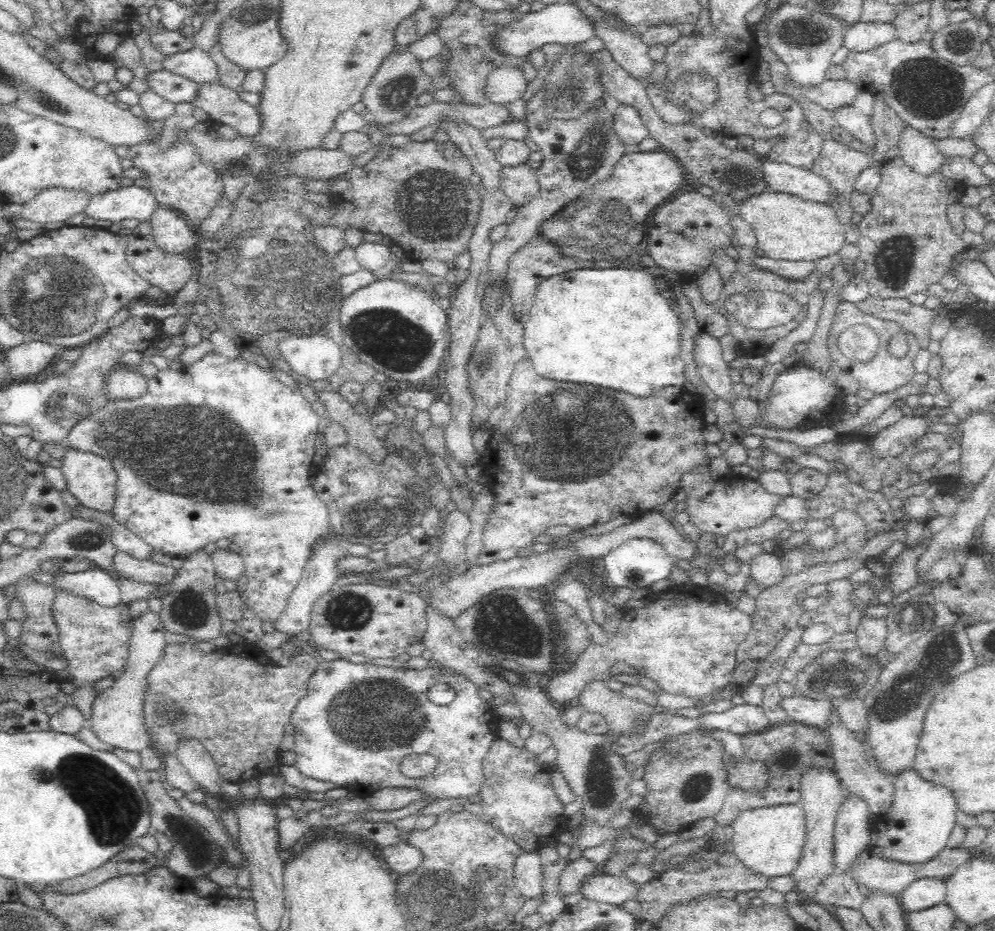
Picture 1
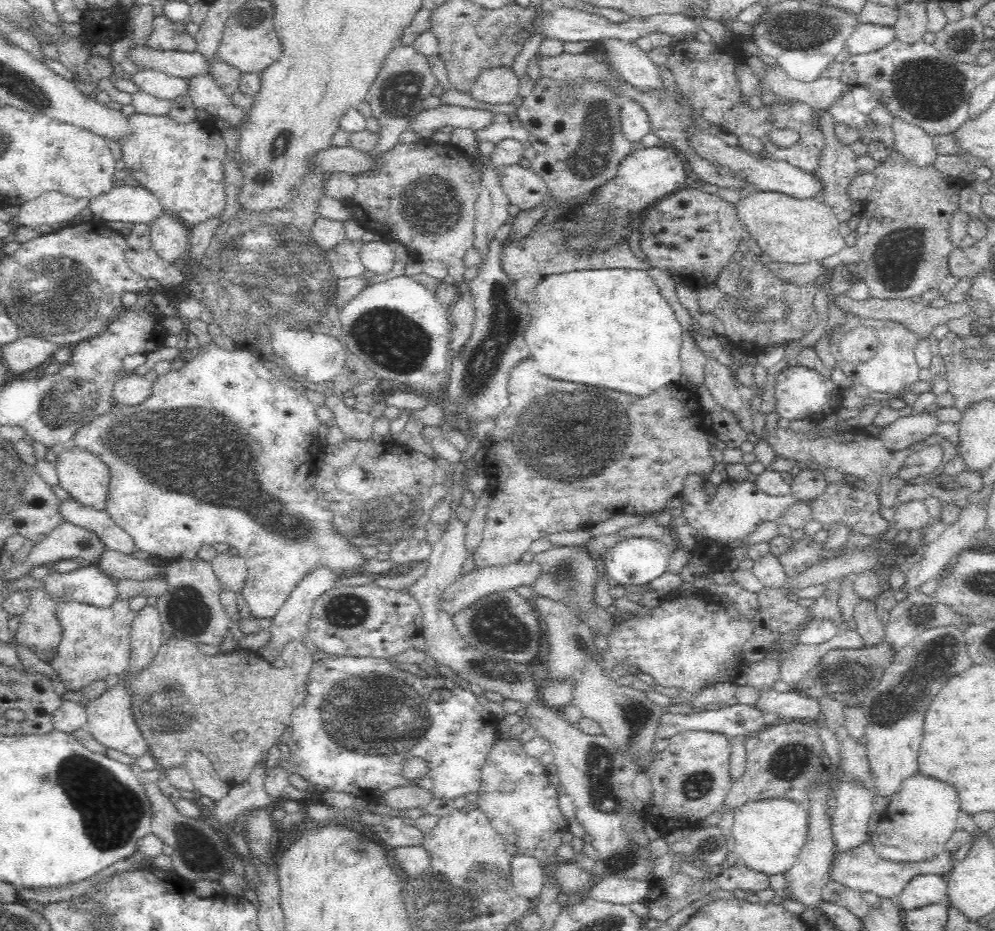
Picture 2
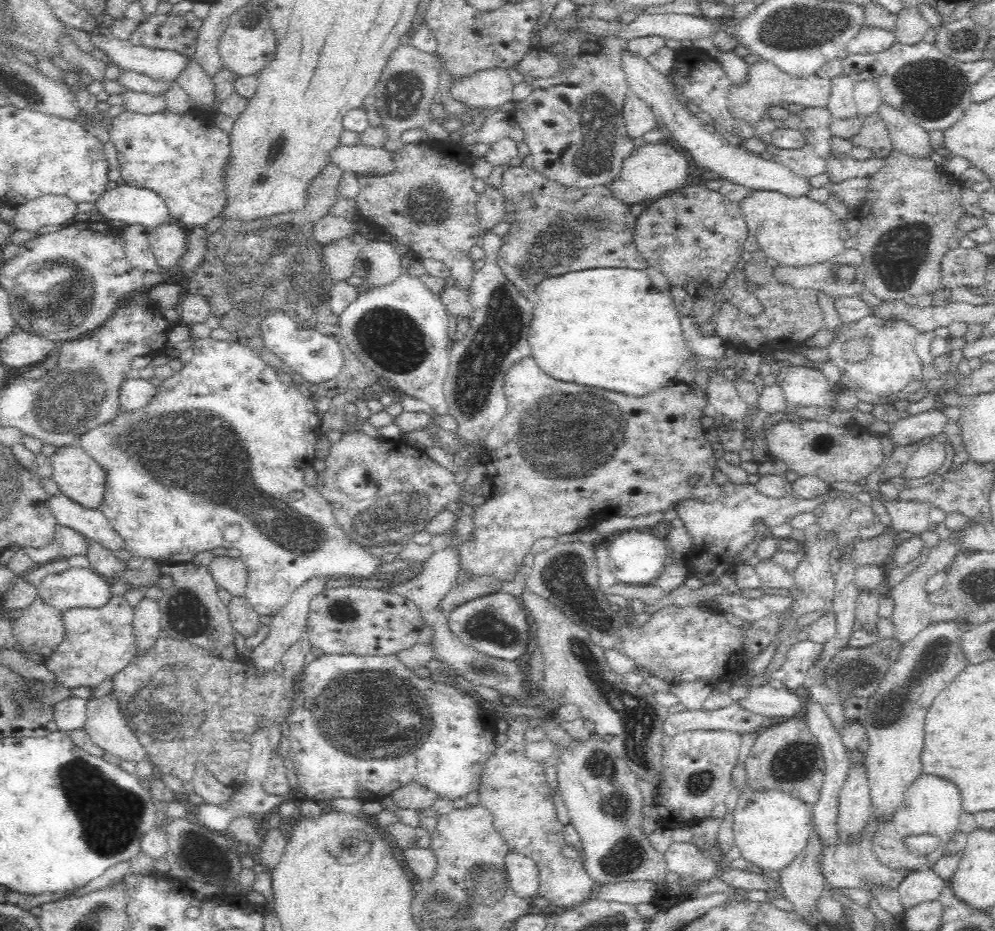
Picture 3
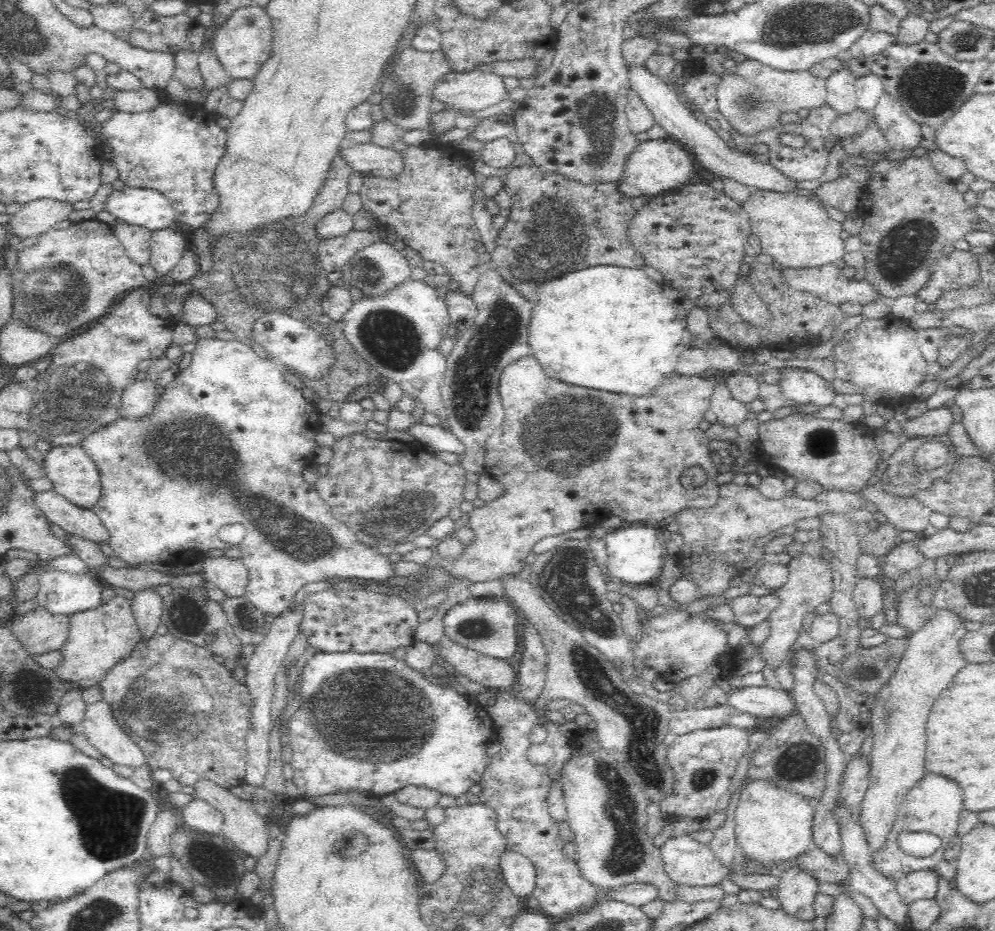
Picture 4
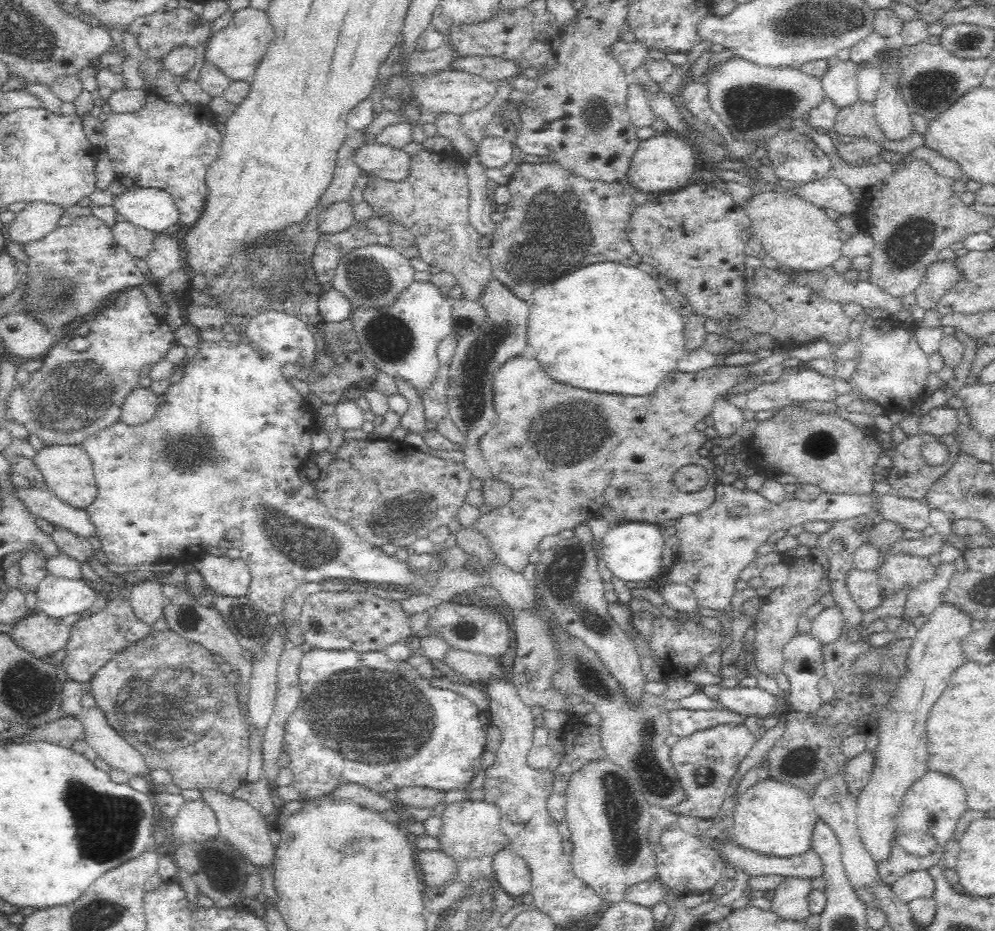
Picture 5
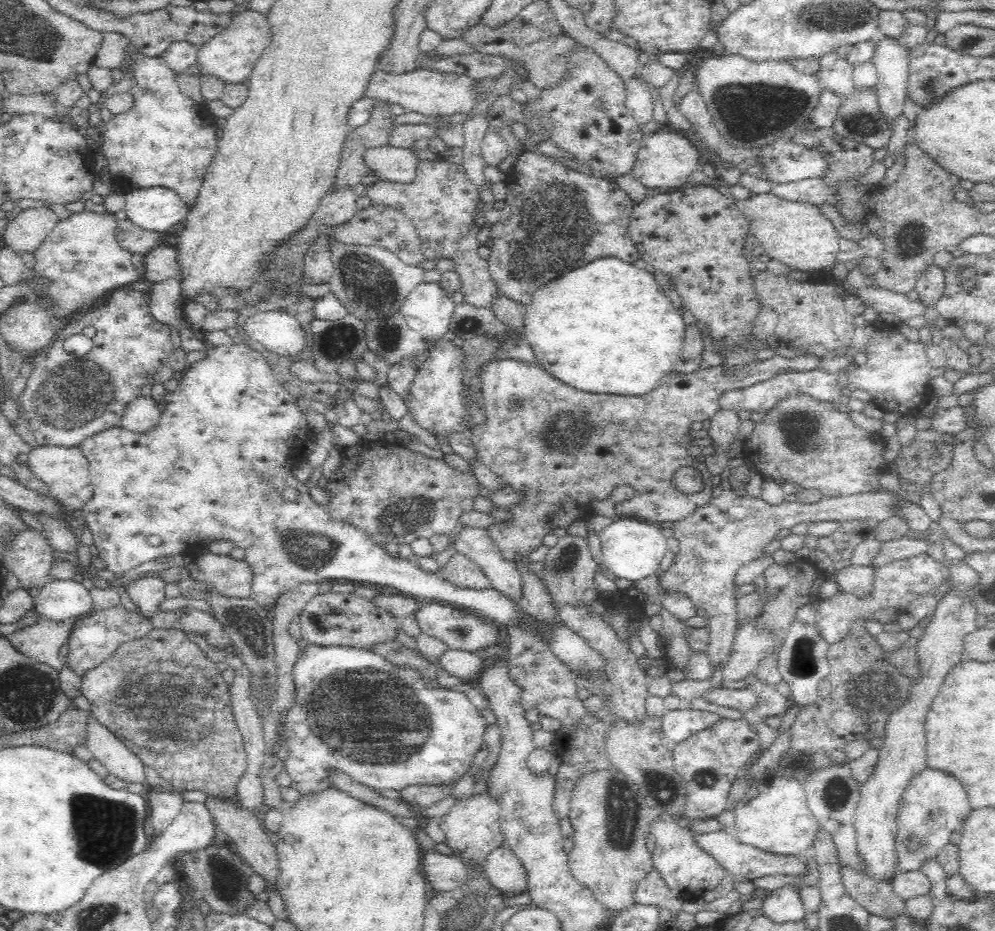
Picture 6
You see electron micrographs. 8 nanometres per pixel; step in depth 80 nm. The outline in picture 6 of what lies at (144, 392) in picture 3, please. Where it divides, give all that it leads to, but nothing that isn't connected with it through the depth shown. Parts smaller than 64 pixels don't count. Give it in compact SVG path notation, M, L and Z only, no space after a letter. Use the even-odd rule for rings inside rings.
M138 395L125 404L119 425L133 432L146 432L148 427L156 424L160 414L158 403L152 395Z

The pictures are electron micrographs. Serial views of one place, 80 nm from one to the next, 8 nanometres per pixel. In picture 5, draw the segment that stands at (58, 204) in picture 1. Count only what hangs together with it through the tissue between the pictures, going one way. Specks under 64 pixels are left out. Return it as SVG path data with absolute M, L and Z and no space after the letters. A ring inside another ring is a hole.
M34 201L16 212L15 218L8 224L8 242L18 246L27 242L40 240L45 234L58 228L58 220L63 218L65 206L51 202Z

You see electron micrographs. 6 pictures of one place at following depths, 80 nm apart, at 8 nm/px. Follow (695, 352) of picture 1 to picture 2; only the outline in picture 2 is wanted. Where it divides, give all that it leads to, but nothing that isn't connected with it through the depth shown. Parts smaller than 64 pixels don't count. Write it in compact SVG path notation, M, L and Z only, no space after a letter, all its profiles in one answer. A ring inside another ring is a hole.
M706 352L706 364L704 364L705 387L716 403L736 412L743 403L741 393L735 386L735 378L731 370L718 362L714 352Z

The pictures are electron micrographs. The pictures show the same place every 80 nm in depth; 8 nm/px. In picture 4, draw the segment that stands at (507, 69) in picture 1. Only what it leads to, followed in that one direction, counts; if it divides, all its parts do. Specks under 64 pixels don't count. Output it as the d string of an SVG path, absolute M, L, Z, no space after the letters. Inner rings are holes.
M448 71L436 84L433 99L435 108L482 111L509 99L504 75L496 71Z

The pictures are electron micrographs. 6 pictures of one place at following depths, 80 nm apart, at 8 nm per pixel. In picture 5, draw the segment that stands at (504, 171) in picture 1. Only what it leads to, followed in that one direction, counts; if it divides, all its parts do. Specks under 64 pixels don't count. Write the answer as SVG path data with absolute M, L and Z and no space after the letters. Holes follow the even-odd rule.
M522 162L516 165L507 188L511 198L504 220L496 226L494 248L490 246L488 262L491 274L514 291L518 298L532 304L533 293L539 286L596 262L618 262L633 267L640 264L641 256L626 236L626 222L634 214L637 205L632 199L629 185L623 180L584 180L562 170L557 164Z

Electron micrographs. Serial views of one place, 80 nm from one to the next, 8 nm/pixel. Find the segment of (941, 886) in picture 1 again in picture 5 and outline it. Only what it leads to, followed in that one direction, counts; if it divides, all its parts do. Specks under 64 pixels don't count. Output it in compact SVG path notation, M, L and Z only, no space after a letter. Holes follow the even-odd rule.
M928 870L914 871L900 876L891 887L896 896L907 903L915 898L932 897L935 892L935 882Z

